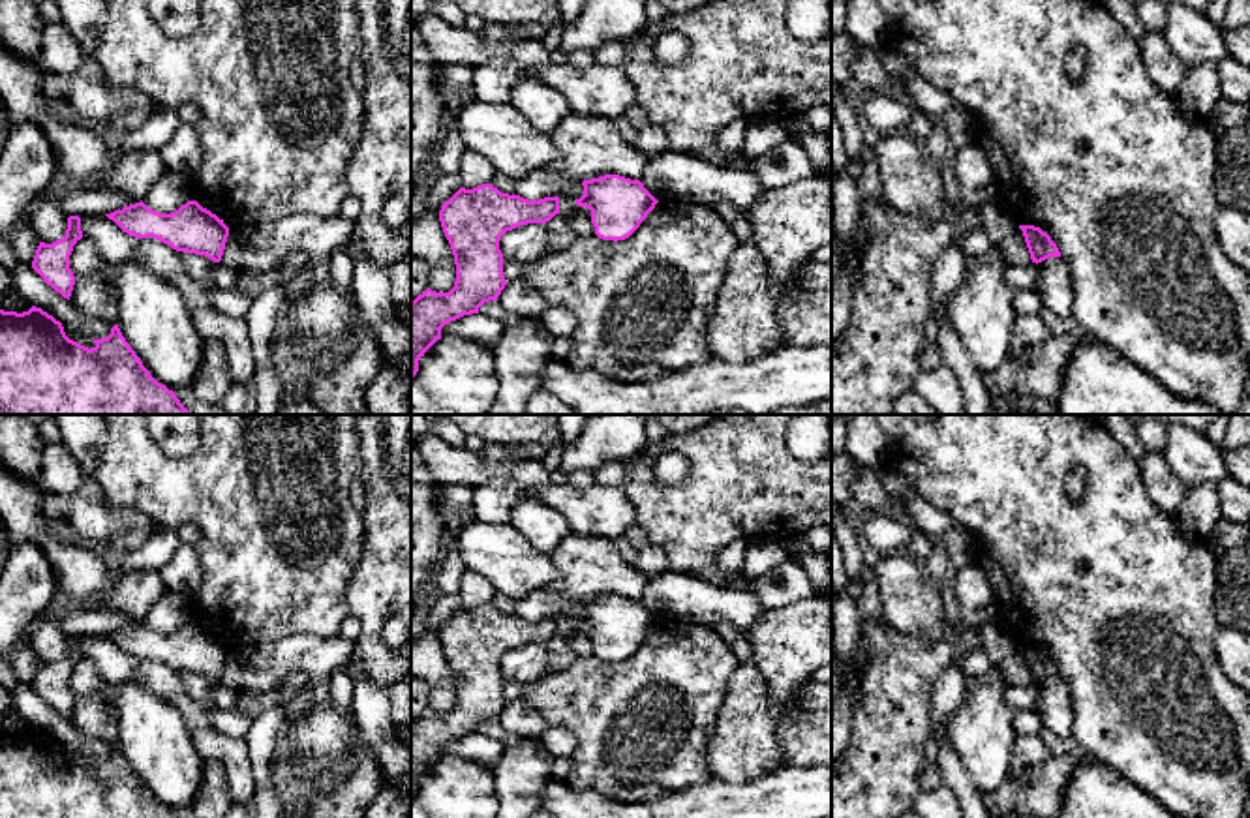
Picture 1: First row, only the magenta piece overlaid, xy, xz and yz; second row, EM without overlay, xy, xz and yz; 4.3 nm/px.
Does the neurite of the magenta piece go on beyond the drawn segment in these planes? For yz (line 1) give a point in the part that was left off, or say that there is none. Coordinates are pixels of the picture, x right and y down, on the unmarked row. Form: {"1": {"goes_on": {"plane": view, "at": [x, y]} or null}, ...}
{"1": {"goes_on": null}}

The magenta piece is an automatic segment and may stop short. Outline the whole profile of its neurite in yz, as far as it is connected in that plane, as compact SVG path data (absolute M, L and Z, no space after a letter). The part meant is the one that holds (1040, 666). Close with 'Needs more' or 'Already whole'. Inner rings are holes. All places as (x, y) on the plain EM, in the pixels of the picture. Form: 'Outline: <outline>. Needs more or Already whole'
Outline: M1019 645L1019 649L1023 651L1032 683L1038 685L1049 677L1060 677L1057 664L1040 647Z. Already whole

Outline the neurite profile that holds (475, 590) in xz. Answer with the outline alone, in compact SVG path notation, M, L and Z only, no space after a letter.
M471 570L464 572L458 593L462 608L473 610L477 606L490 604L494 595L494 585L482 574Z

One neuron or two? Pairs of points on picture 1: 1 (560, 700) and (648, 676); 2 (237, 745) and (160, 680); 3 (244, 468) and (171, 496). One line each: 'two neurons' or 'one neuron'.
1: one neuron
2: one neuron
3: one neuron

